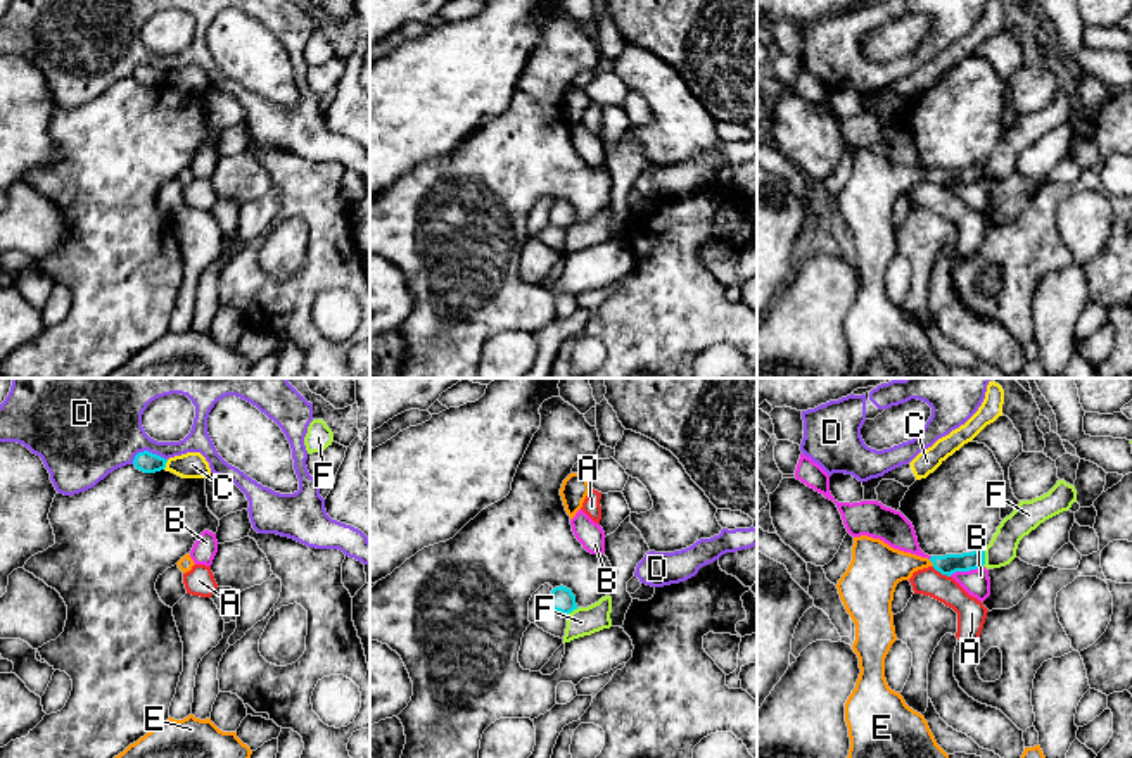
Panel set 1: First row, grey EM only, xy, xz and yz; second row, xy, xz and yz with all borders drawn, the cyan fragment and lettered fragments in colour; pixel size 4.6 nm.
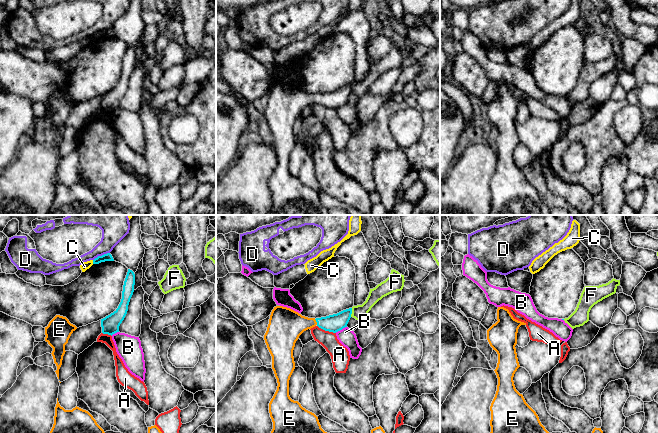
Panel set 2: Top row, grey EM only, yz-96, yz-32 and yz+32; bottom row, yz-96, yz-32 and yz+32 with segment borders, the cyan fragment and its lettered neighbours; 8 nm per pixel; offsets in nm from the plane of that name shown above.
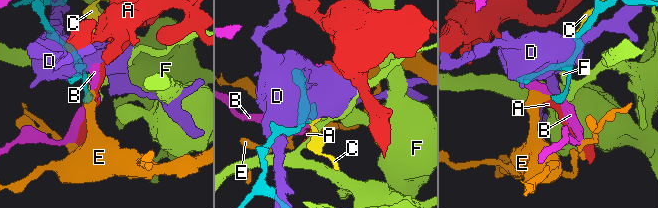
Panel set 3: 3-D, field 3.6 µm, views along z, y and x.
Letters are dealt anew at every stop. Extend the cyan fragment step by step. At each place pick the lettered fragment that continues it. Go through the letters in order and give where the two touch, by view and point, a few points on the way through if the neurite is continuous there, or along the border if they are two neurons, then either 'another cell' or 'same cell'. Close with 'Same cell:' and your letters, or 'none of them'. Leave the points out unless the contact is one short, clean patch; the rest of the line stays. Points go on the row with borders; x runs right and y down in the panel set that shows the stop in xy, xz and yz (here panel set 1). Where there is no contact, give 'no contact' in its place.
A: yz (941, 572) | along yz (932, 567), (949, 577) | another cell
B: yz (965, 570) | along yz (982, 565), (972, 570), (956, 570), (949, 575) | another cell
C: xy (165, 465) | along xy (168, 460), (163, 468) | another cell
D: xy (147, 451) | another cell
E: yz (932, 562) | across yz (949, 563), (932, 562), (878, 567) | same cell
F: yz (984, 558) | along yz (985, 549), (985, 562), (982, 565) | another cell
Same cell: E

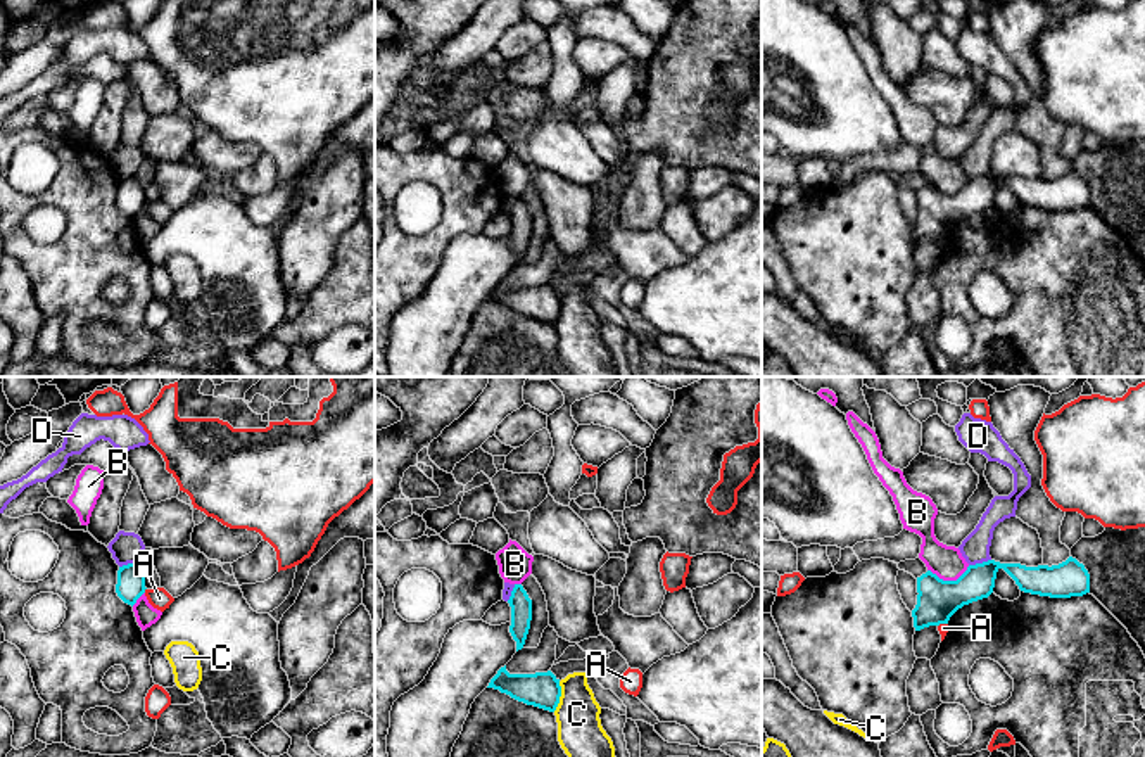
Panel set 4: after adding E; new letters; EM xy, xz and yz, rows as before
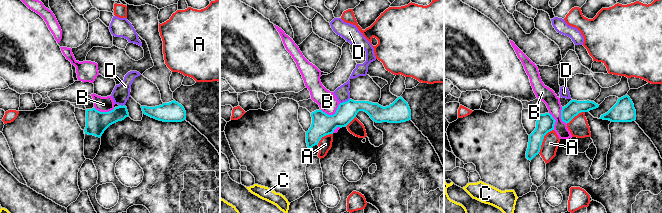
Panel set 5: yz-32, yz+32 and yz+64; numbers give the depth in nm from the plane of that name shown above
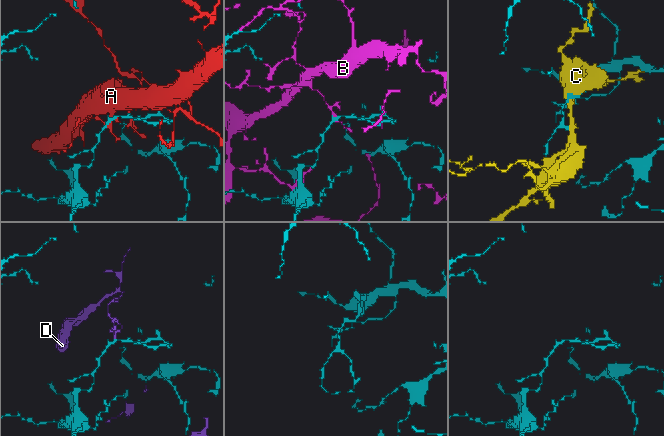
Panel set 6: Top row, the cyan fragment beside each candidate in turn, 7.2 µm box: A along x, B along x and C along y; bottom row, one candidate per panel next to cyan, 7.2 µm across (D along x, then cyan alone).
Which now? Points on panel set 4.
A: xy (145, 588) | another cell
B: yz (948, 581) | along yz (969, 566), (955, 579), (940, 579), (928, 571) | another cell
C: xz (560, 695) | another cell
D: yz (980, 564) | along yz (990, 559), (969, 566) | another cell
Same cell: none of them

